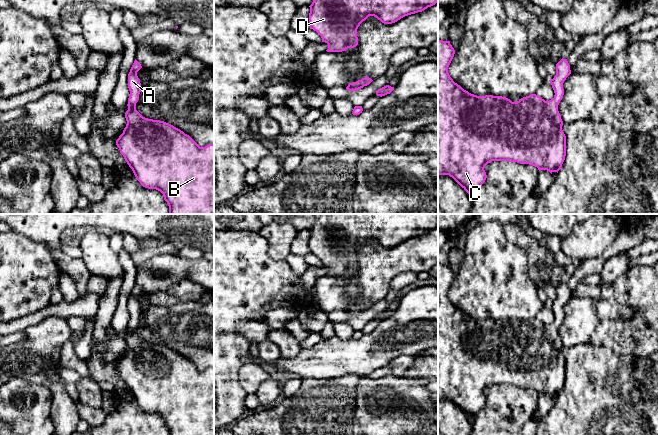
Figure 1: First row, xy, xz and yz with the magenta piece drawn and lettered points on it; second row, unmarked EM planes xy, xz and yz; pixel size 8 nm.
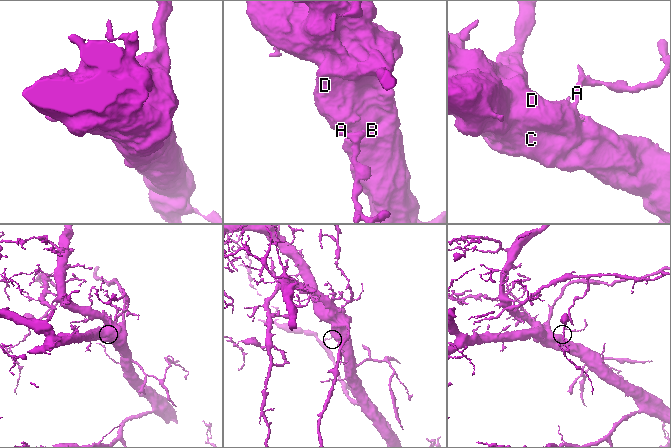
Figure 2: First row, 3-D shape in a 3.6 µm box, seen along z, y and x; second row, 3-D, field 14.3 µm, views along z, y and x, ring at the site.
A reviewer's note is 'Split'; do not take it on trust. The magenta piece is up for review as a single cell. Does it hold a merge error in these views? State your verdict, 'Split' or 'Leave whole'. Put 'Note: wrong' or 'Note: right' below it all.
Leave whole
Note: wrong

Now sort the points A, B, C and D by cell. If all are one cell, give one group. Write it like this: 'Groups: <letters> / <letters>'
Groups: A B C D

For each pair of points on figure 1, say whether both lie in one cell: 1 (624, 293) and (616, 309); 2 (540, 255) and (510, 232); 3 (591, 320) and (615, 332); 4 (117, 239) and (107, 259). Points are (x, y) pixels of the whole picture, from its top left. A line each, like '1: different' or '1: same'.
1: different
2: same
3: different
4: different

